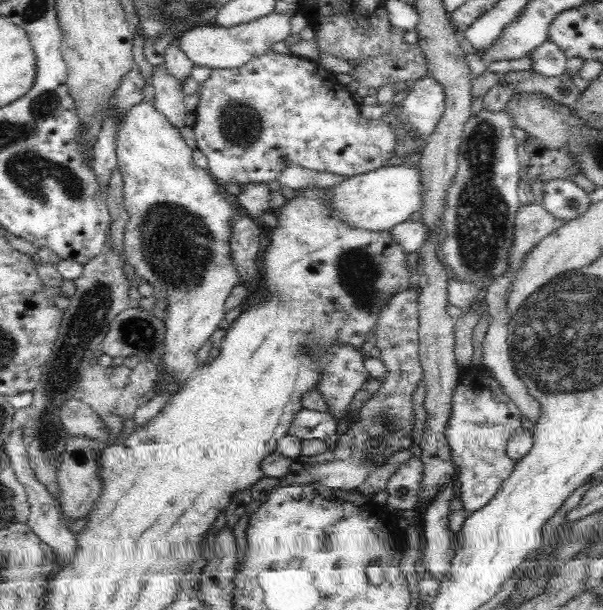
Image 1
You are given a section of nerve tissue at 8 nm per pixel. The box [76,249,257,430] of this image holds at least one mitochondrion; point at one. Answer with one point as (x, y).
(136, 332)

